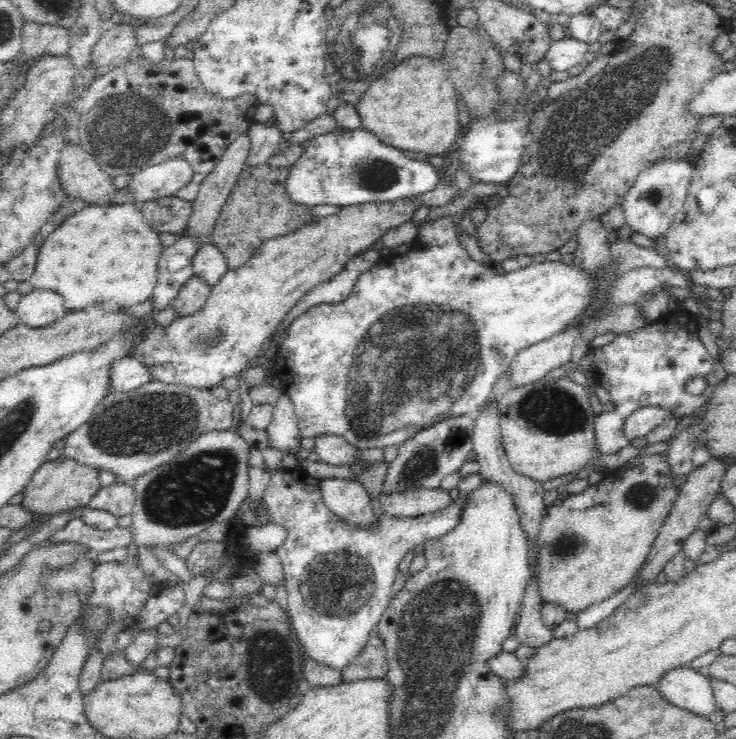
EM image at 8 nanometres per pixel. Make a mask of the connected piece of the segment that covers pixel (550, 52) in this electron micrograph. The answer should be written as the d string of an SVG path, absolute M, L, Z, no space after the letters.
M565 36L552 42L546 51L545 58L553 72L568 70L584 61L584 55L588 52L588 44L575 38Z

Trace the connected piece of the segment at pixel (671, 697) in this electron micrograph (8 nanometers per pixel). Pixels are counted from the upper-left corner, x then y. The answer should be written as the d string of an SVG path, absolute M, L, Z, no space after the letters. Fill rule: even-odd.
M691 666L672 668L654 686L670 704L715 720L718 703L713 687L706 676Z

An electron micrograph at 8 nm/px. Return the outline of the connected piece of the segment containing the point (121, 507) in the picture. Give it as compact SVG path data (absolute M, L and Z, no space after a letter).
M115 482L112 485L100 487L87 504L94 510L106 510L118 518L130 514L134 505L133 488L125 482Z

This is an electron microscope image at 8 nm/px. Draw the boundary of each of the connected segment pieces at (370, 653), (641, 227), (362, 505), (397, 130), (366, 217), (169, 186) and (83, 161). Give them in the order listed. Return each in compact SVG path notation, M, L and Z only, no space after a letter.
M376 628L370 631L368 640L361 653L341 670L344 683L358 679L385 679L388 670L386 649Z
M688 158L658 159L647 164L643 171L639 172L636 180L623 198L625 223L630 226L632 232L644 234L650 240L665 236L675 215L684 208L691 178L692 161Z
M325 478L321 480L319 487L324 504L336 517L340 517L340 519L344 519L348 521L348 523L362 528L371 527L375 523L377 516L374 514L374 510L370 504L372 498L358 480Z
M414 56L399 63L372 81L355 104L361 128L375 134L386 144L412 152L426 152L428 156L449 155L458 134L456 90L446 84L447 72L440 61Z
M396 199L392 202L368 202L366 204L341 207L339 212L304 224L290 234L265 240L240 268L228 269L218 284L211 287L211 294L200 311L191 316L177 316L166 327L151 326L146 336L134 346L131 356L152 371L151 380L166 384L183 384L192 388L210 388L220 392L220 382L228 376L242 374L263 354L278 325L286 314L300 302L304 294L320 286L322 282L336 276L349 258L366 252L372 243L389 230L412 220L414 211L422 205L415 199Z
M181 156L162 163L152 164L136 171L130 176L130 184L126 190L135 197L138 208L148 201L169 197L180 188L192 182L194 170L188 161Z
M68 144L68 146L64 146L60 153L57 169L58 183L67 196L79 198L86 204L112 204L109 202L110 196L117 191L112 183L113 178L102 171L97 160L81 145Z

